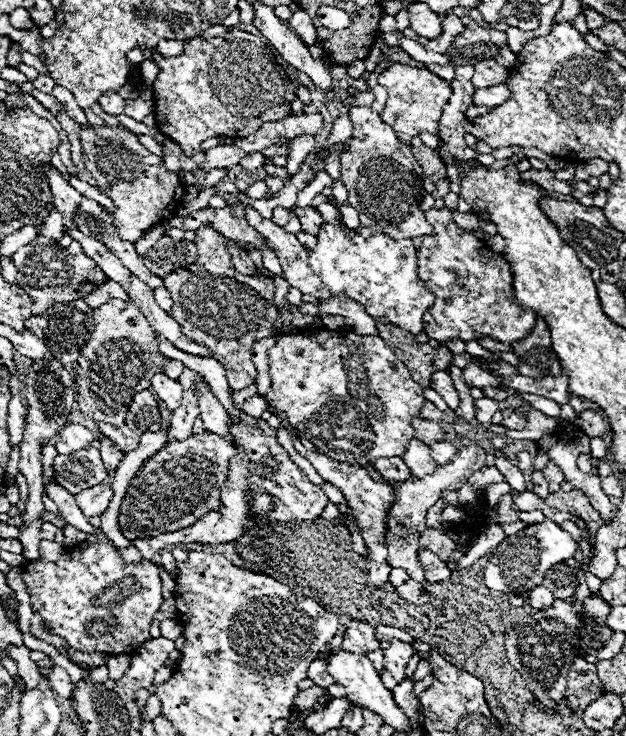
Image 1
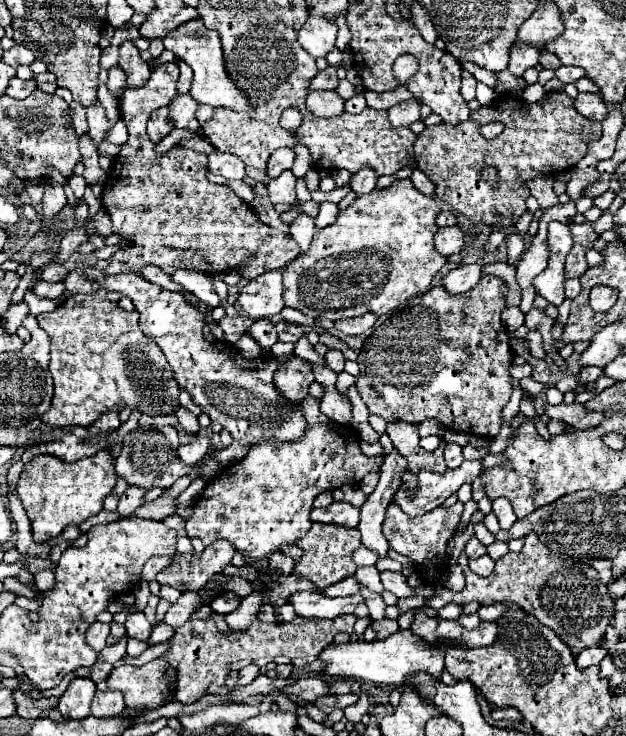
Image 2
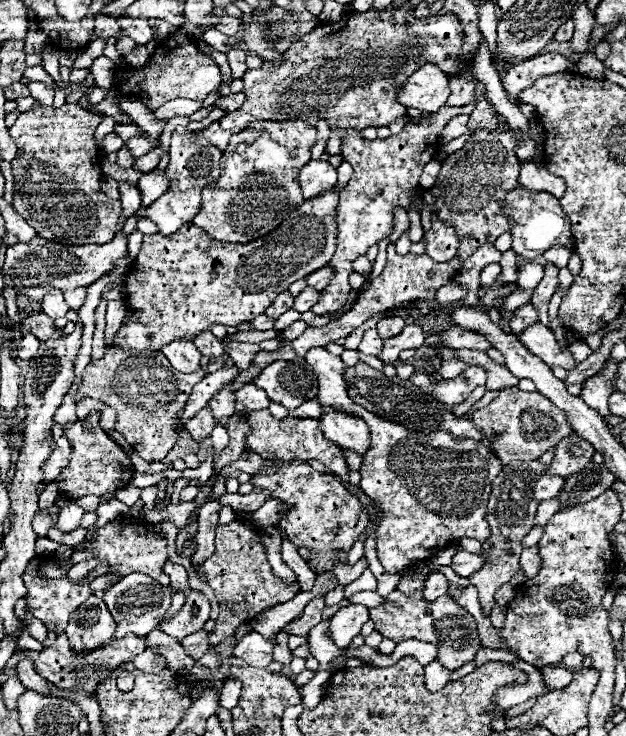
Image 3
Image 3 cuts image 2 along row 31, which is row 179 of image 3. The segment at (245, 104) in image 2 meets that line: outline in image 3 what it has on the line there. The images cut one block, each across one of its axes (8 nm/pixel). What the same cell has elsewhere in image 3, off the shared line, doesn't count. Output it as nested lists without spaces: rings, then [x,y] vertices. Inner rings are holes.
[[[178,126],[176,130],[184,132],[184,142],[182,142],[182,150],[176,150],[176,158],[172,158],[172,154],[170,154],[170,164],[166,168],[166,174],[172,180],[170,190],[164,196],[160,196],[152,206],[142,206],[134,214],[134,216],[146,216],[152,222],[156,222],[158,234],[162,234],[162,236],[172,236],[182,224],[192,222],[192,218],[198,214],[200,204],[202,204],[202,200],[200,200],[202,188],[220,176],[218,164],[222,160],[222,152],[206,140],[192,138],[192,132],[184,126]]]

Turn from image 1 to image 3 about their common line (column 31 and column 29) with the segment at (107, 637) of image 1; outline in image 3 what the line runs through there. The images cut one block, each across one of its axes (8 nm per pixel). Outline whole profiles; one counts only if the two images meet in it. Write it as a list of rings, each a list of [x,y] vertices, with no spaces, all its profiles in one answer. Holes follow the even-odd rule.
[[[36,556],[30,560],[22,580],[28,588],[28,604],[34,610],[34,616],[38,620],[42,620],[46,624],[48,630],[60,634],[64,632],[66,624],[68,624],[68,616],[86,602],[88,596],[92,596],[92,590],[88,584],[74,584],[68,580],[68,570],[70,570],[70,562],[66,566],[58,566],[54,556]]]

